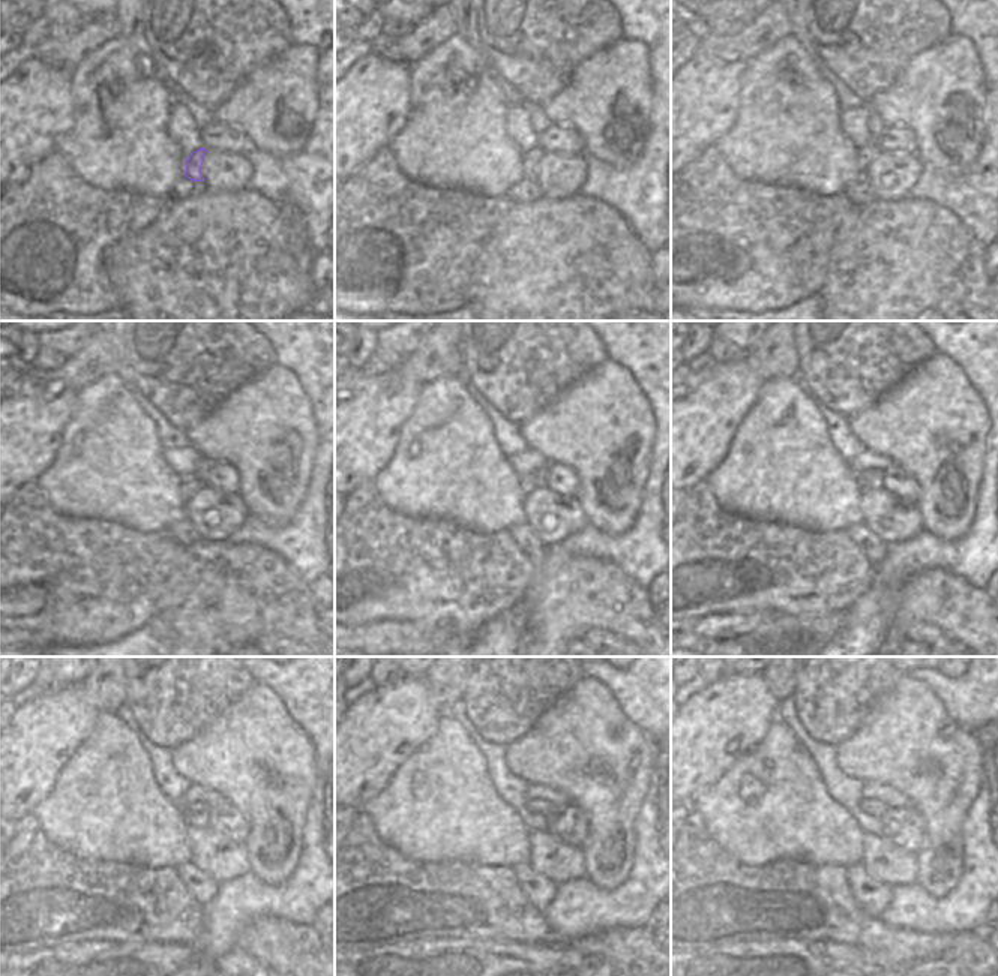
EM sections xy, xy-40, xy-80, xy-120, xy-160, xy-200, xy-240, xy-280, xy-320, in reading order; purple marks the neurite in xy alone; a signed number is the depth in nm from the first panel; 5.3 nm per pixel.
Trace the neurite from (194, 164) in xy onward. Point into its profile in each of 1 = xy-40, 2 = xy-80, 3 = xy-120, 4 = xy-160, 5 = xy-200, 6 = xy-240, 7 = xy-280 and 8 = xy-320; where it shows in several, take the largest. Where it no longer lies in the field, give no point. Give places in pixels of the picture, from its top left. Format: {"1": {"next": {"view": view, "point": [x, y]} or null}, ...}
{"1": {"next": {"view": "xy-40", "point": [530, 159]}}, "2": {"next": {"view": "xy-80", "point": [863, 156]}}, "3": {"next": {"view": "xy-120", "point": [189, 486]}}, "4": {"next": {"view": "xy-160", "point": [526, 483]}}, "5": {"next": {"view": "xy-200", "point": [862, 479]}}, "6": {"next": {"view": "xy-240", "point": [197, 807]}}, "7": {"next": {"view": "xy-280", "point": [533, 805]}}, "8": {"next": {"view": "xy-320", "point": [872, 807]}}}

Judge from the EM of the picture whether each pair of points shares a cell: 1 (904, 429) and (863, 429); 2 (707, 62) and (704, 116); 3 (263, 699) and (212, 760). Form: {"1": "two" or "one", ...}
{"1": "one", "2": "one", "3": "one"}

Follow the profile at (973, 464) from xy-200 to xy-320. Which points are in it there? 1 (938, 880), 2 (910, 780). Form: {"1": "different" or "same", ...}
{"1": "same", "2": "same"}

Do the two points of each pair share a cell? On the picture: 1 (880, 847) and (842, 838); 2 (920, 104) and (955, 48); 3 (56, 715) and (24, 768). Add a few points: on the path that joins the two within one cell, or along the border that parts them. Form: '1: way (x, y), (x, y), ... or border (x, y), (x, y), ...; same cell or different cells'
1: border (865, 832), (860, 861); different cells
2: way (934, 90), (950, 74), (955, 62); same cell
3: way (48, 729), (29, 754); same cell

